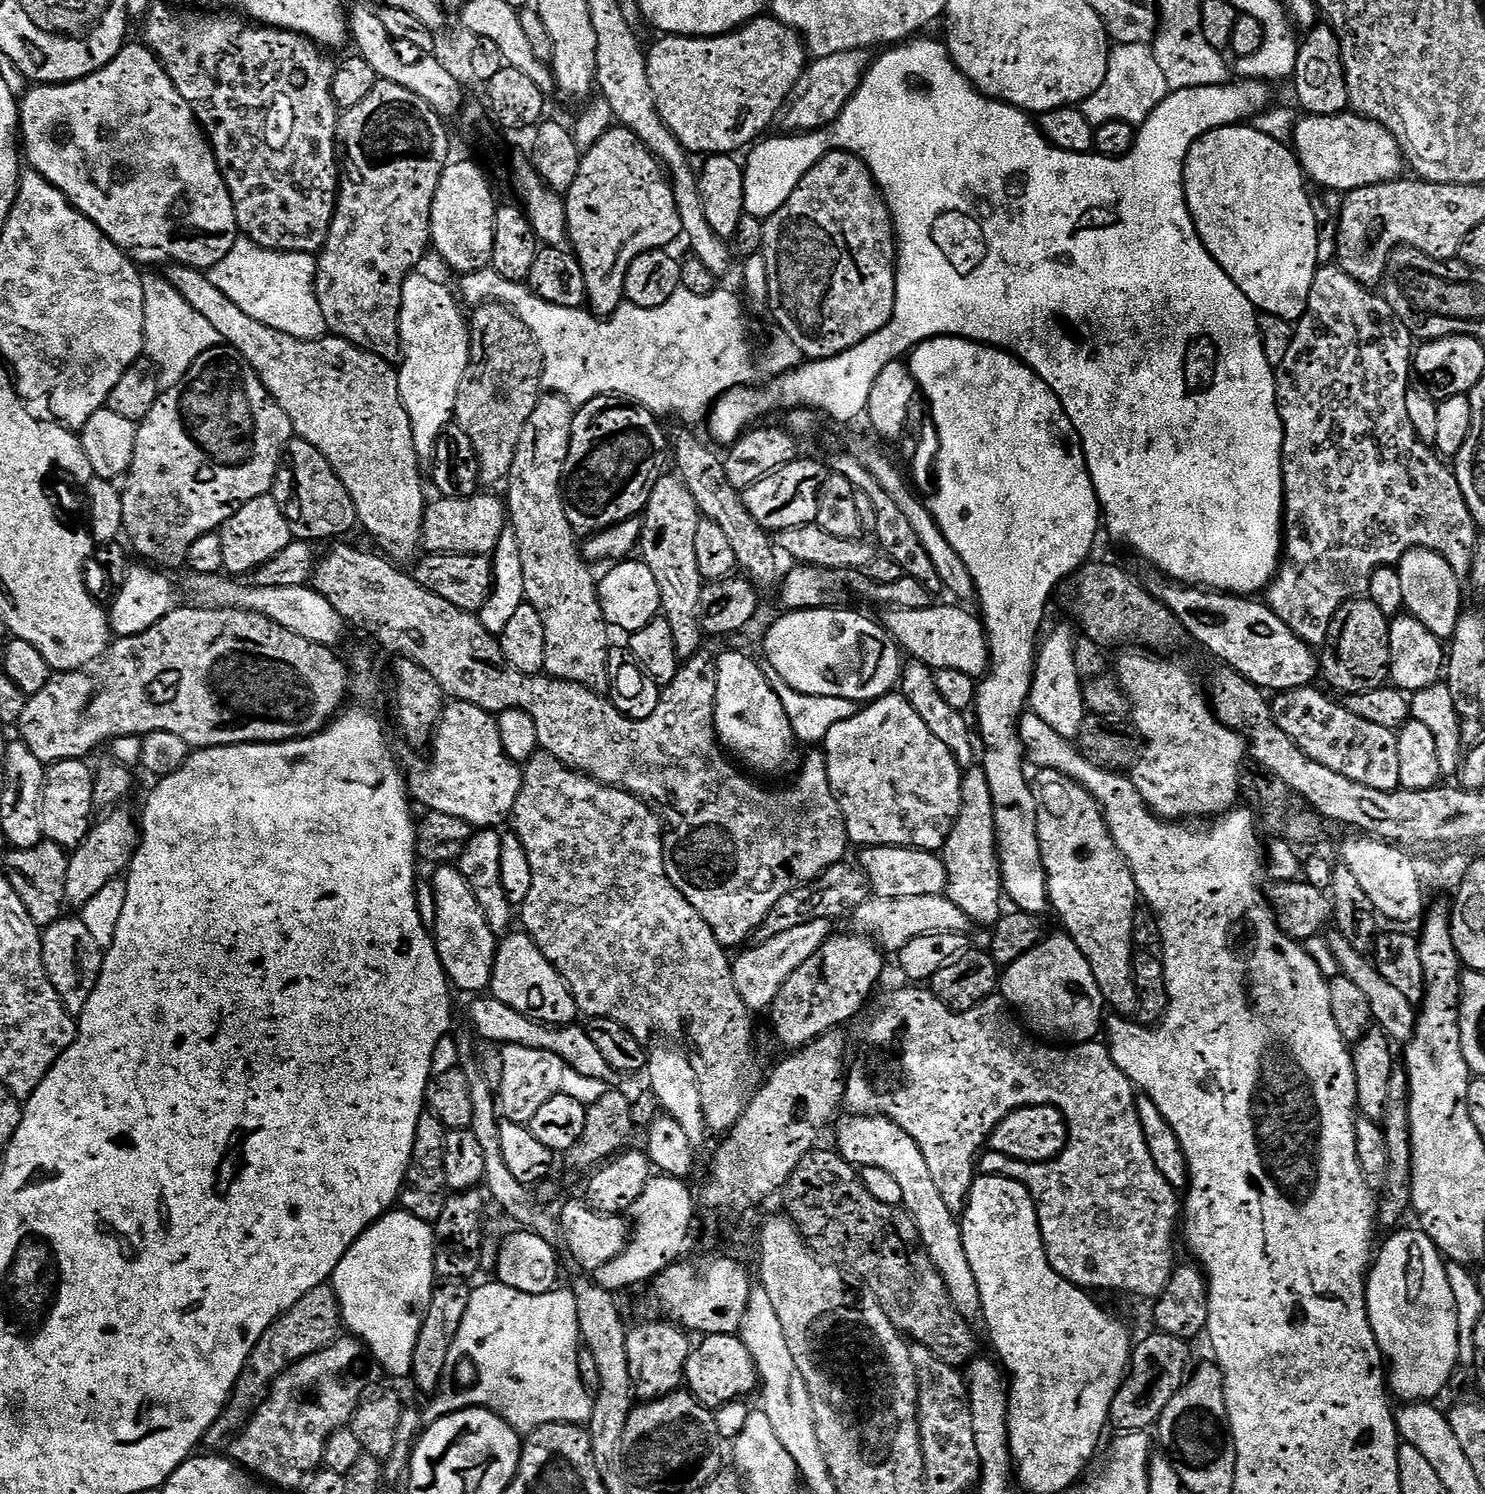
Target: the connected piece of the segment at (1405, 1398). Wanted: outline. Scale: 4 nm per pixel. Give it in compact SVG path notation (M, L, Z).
M1401 1227L1393 1231L1384 1245L1379 1245L1371 1265L1366 1287L1368 1289L1368 1317L1374 1330L1374 1338L1390 1371L1386 1383L1391 1395L1400 1402L1432 1402L1436 1395L1452 1380L1452 1371L1456 1363L1461 1363L1460 1343L1458 1342L1458 1318L1454 1290L1450 1286L1450 1278L1445 1257L1440 1255L1436 1244L1428 1237L1428 1233L1419 1227Z

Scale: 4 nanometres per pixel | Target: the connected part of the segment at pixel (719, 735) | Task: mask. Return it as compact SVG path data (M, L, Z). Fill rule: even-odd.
M724 652L716 656L716 738L741 765L749 764L756 772L776 772L791 758L794 737L790 718L768 681L765 669L761 668L742 652Z

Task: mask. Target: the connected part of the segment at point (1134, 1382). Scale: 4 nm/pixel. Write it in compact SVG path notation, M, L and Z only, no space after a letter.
M1149 1331L1144 1341L1137 1343L1132 1349L1132 1358L1128 1372L1120 1384L1118 1394L1114 1394L1114 1402L1110 1402L1108 1415L1111 1427L1117 1433L1148 1432L1159 1421L1166 1410L1170 1398L1178 1394L1184 1381L1190 1375L1188 1363L1192 1360L1192 1347L1189 1341L1174 1338L1165 1332Z

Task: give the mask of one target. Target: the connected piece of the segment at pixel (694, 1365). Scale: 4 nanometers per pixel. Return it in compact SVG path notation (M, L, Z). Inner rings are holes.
M714 1334L703 1337L699 1342L701 1344L697 1343L688 1355L684 1367L687 1391L691 1392L699 1404L715 1410L723 1404L748 1398L755 1388L757 1391L760 1374L756 1371L756 1363L750 1350L739 1335Z

